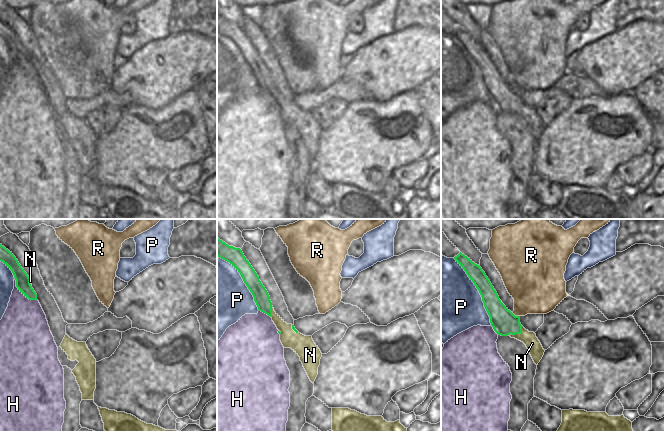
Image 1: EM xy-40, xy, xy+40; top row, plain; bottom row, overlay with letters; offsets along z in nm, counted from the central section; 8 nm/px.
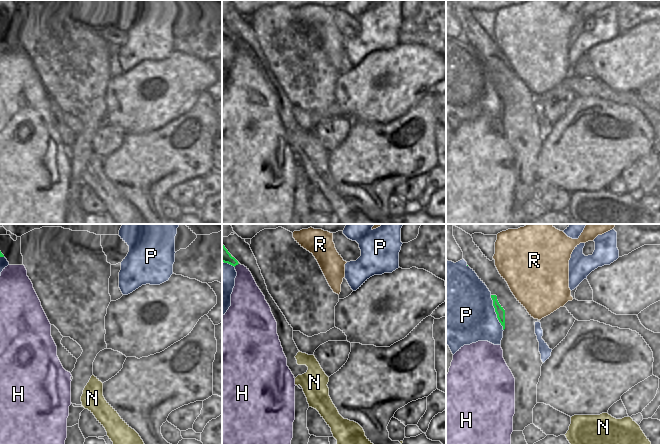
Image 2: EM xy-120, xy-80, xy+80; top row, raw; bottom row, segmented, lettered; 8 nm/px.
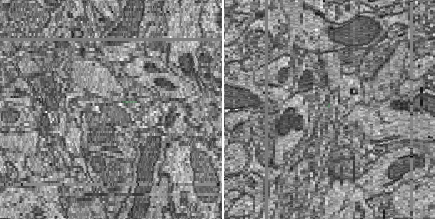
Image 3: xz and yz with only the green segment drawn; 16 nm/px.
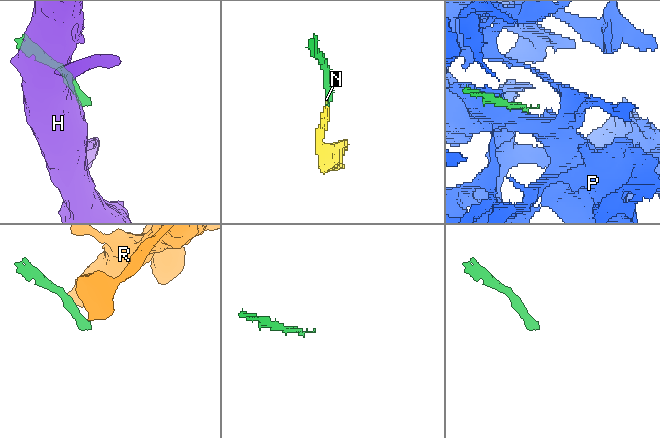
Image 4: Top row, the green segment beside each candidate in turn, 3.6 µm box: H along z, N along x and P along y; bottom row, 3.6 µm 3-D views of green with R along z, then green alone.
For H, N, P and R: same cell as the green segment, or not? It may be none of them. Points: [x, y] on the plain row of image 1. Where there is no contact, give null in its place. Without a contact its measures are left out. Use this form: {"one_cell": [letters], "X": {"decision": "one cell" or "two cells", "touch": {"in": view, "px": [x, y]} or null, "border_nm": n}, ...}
{"one_cell": ["N"], "H": {"decision": "two cells", "touch": {"in": "xy-40", "px": [23, 69]}, "border_nm": 260}, "N": {"decision": "one cell", "touch": {"in": "xy+40", "px": [517, 109]}, "border_nm": 150}, "P": {"decision": "two cells", "touch": {"in": "xy+40", "px": [479, 68]}, "border_nm": 600}, "R": {"decision": "two cells", "touch": {"in": "xy+40", "px": [514, 91]}, "border_nm": 80}}

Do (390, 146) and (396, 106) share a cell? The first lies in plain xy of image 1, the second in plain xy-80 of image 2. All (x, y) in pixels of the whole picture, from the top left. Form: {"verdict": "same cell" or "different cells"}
{"verdict": "different cells"}

